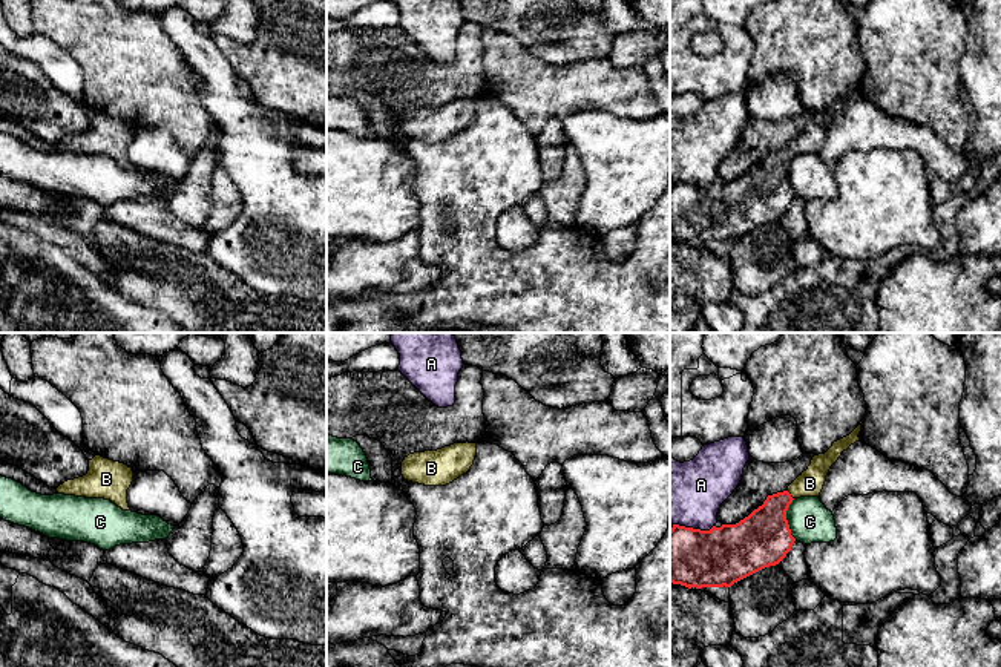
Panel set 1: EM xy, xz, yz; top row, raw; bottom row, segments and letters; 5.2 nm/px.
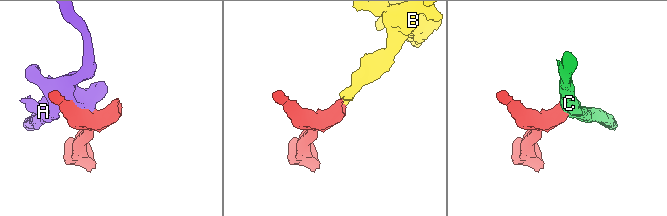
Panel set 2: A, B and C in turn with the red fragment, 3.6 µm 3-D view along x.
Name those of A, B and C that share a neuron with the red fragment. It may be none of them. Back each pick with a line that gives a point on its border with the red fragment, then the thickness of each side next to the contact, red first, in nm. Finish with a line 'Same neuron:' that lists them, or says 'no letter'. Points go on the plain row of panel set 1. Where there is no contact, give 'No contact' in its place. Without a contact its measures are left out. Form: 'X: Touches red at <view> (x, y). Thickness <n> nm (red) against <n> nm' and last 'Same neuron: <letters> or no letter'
B: Touches red at yz (790, 152). Thickness 280 nm (red) against 140 nm
Same neuron: B

